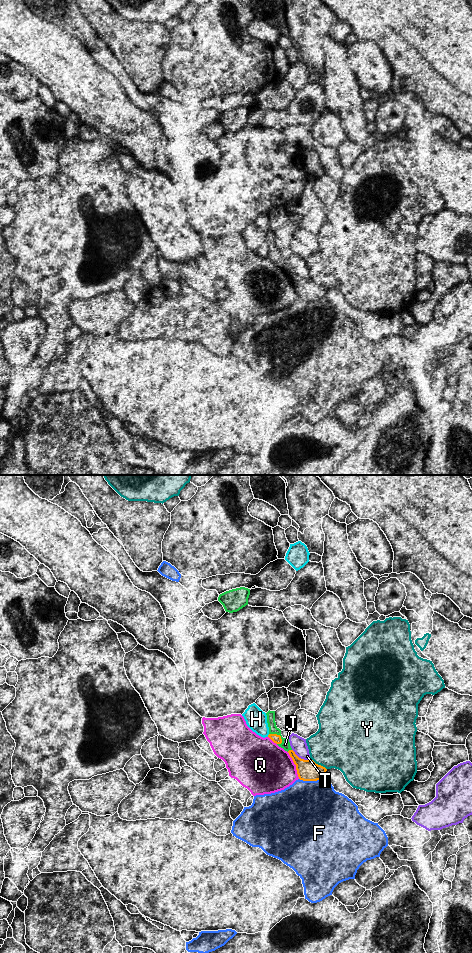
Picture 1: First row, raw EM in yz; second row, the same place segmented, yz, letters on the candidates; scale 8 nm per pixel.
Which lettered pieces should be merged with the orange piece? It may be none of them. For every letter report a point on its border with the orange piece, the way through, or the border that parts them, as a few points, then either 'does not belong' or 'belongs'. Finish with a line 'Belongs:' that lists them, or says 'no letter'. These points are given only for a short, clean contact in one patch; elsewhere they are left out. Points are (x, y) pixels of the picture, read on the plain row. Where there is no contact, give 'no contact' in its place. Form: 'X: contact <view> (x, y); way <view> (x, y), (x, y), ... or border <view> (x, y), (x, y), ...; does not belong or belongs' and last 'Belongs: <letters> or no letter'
F: contact yz (311, 300); does not belong
H: contact yz (268, 255); does not belong
J: contact yz (278, 255); belongs
Q: contact yz (295, 284); does not belong
T: contact yz (300, 278); does not belong
Y: contact yz (317, 284); does not belong
Belongs: J

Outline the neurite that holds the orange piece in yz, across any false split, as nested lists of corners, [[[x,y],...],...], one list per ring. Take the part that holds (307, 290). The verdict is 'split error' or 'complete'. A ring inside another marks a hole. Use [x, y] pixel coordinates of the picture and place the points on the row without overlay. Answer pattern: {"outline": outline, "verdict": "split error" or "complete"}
{"outline": [[[268,231],[267,243],[269,247],[268,257],[276,263],[279,267],[287,271],[296,285],[297,294],[300,300],[303,301],[317,301],[325,298],[327,289],[321,285],[316,284],[313,280],[304,280],[299,278],[290,266],[288,258],[283,258],[281,250],[276,246],[275,231]]], "verdict": "split error"}

